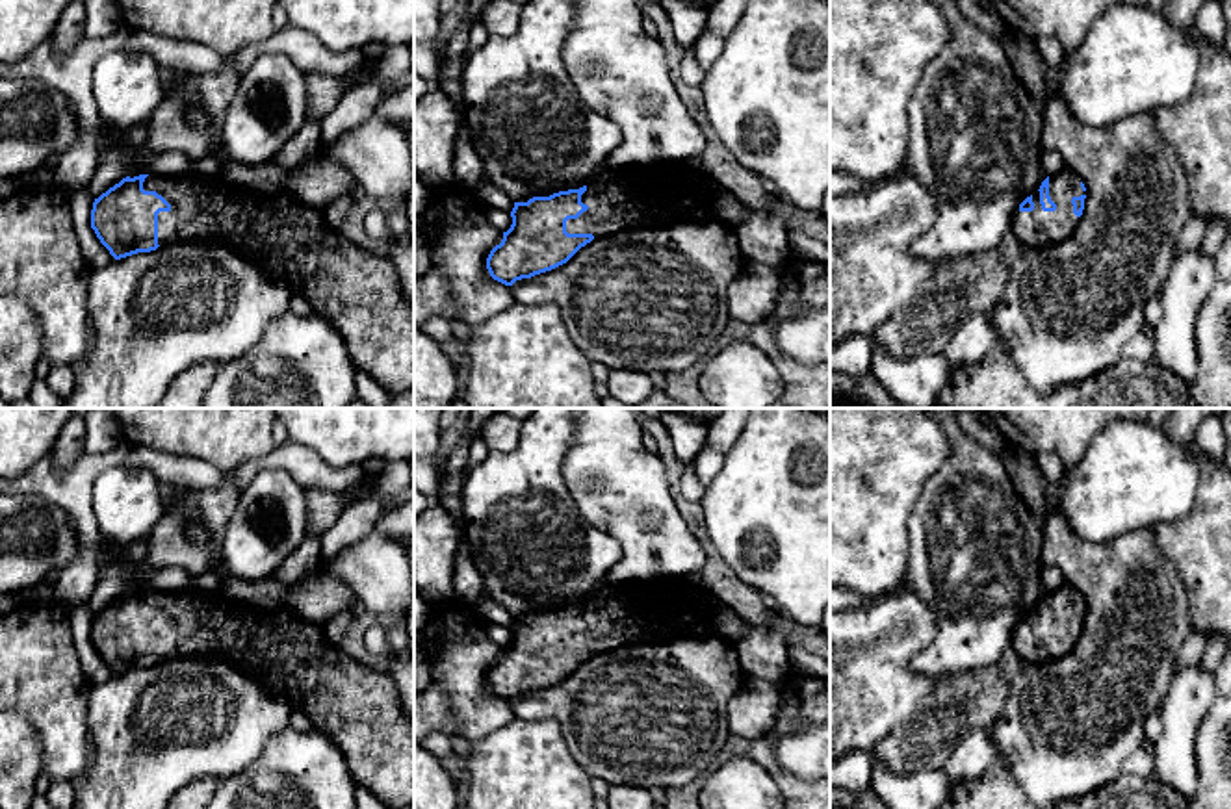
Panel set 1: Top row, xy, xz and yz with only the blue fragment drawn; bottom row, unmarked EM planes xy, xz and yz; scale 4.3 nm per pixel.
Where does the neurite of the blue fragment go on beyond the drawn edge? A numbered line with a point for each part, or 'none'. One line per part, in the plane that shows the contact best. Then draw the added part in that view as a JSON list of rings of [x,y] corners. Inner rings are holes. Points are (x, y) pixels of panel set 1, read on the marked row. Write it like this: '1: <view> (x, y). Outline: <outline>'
1: xy (357, 292). Outline: [[[152,173],[143,189],[171,204],[169,212],[158,213],[160,247],[214,243],[234,249],[271,280],[301,293],[314,314],[340,332],[356,371],[369,373],[390,395],[414,388],[414,306],[405,299],[390,258],[356,247],[327,225],[321,210],[288,191],[267,195],[195,173]]]

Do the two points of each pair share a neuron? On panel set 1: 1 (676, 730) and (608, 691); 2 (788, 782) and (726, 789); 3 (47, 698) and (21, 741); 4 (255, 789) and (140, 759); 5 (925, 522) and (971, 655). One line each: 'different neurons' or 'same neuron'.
1: same neuron
2: different neurons
3: different neurons
4: different neurons
5: same neuron

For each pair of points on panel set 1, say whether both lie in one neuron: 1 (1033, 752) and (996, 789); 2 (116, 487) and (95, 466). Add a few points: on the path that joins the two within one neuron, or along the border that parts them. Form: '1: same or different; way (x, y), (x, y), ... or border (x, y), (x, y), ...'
1: different; border (997, 754), (1023, 789)
2: different; border (143, 466), (106, 468), (93, 485), (93, 514)

